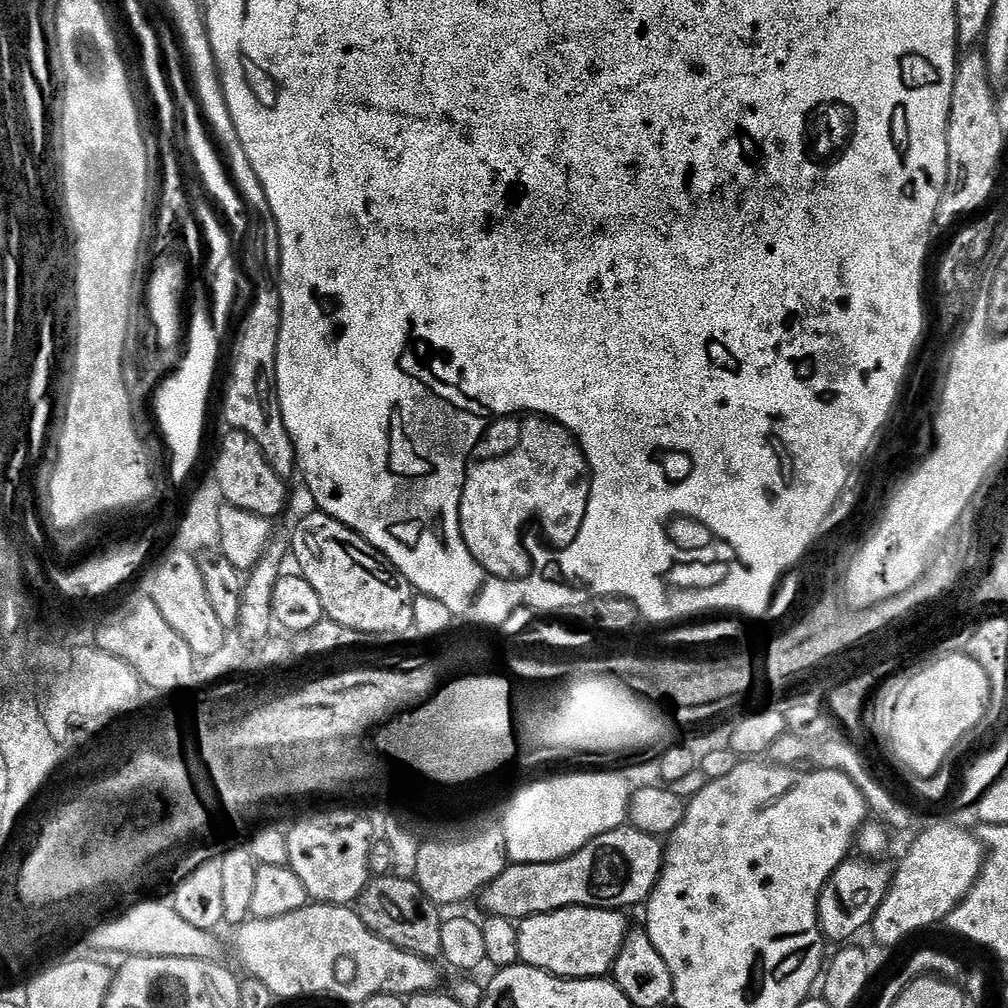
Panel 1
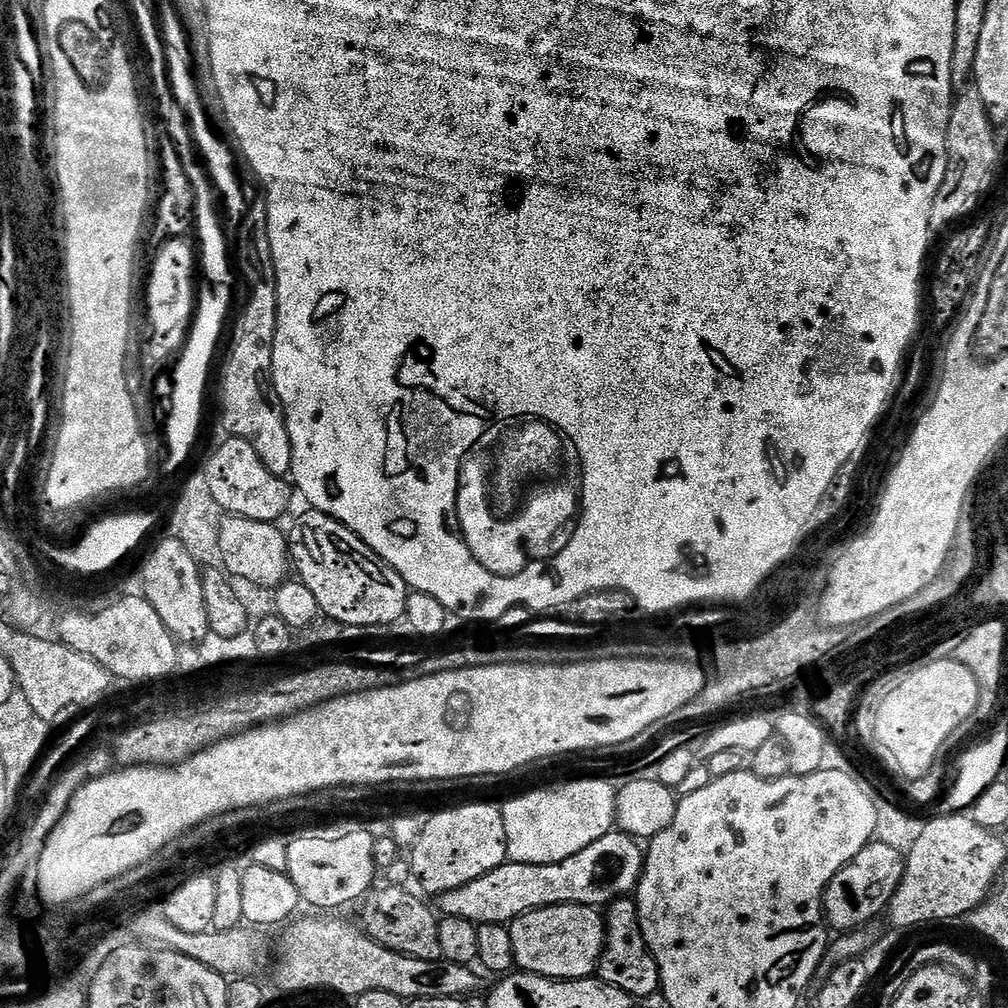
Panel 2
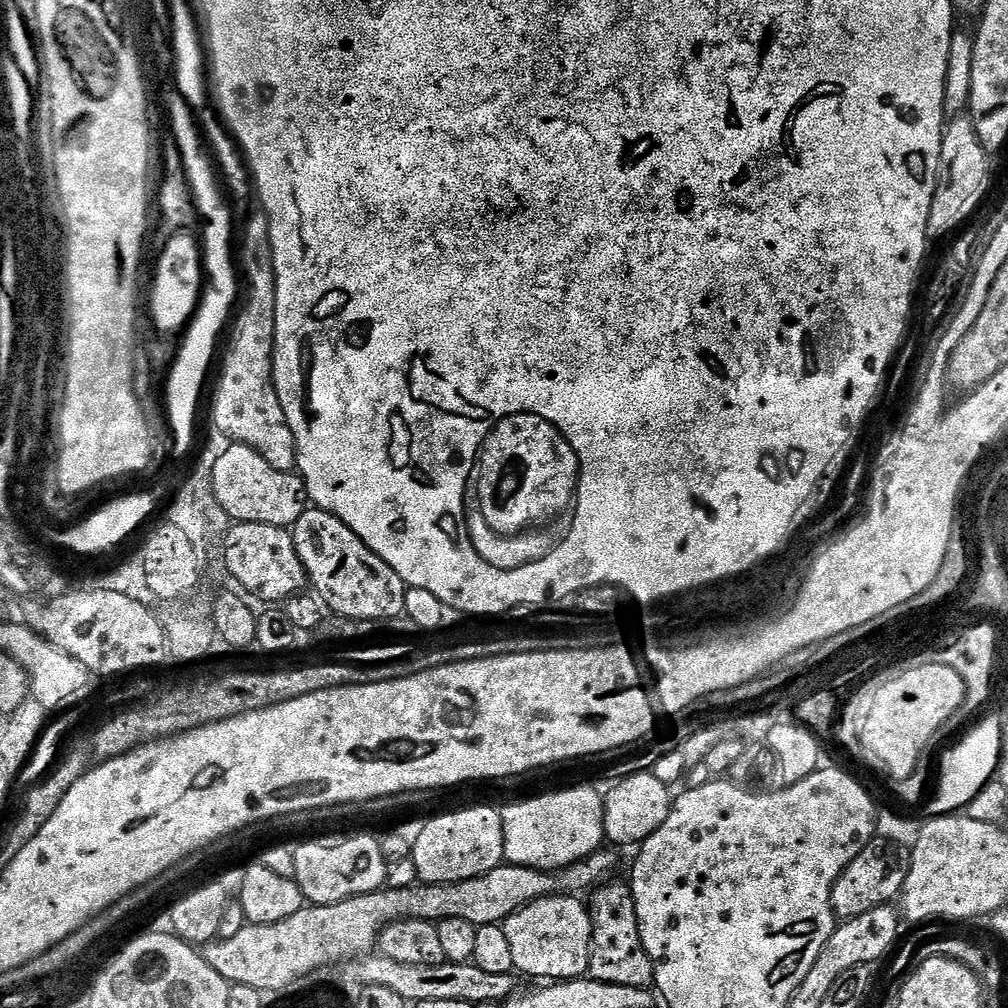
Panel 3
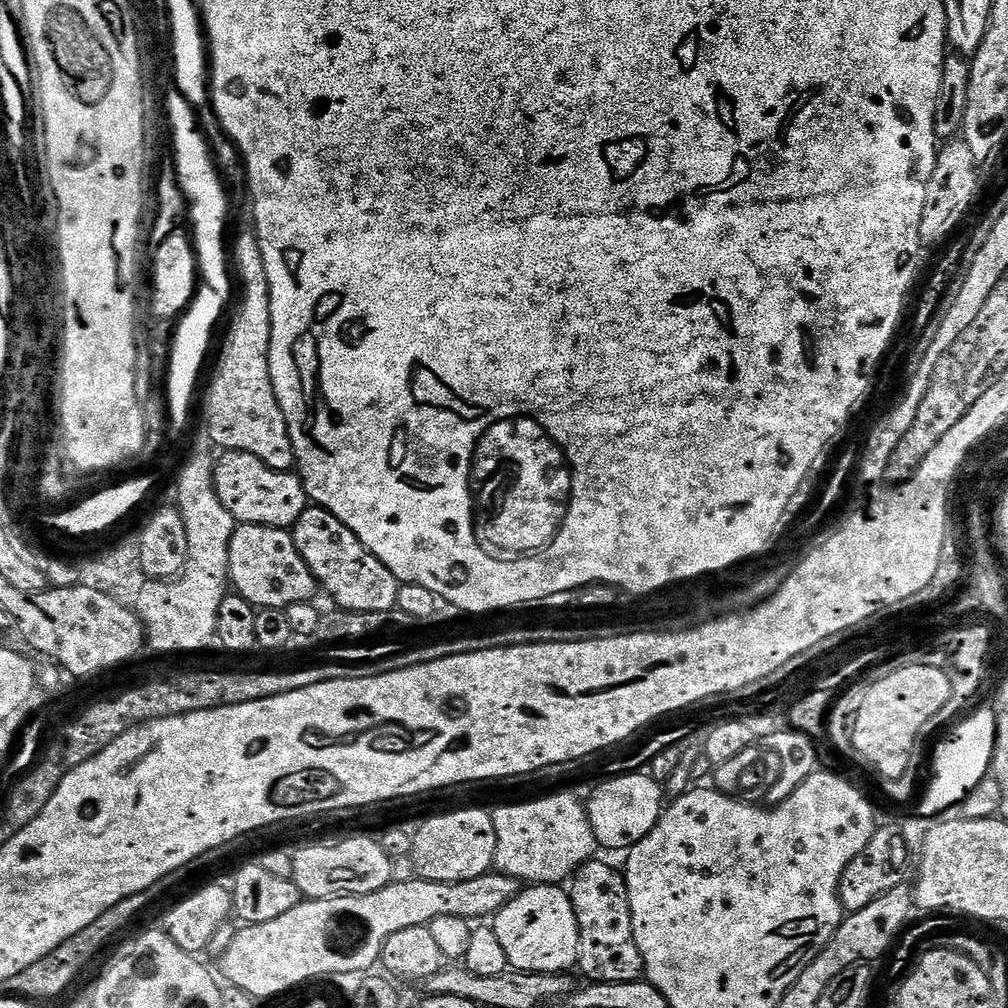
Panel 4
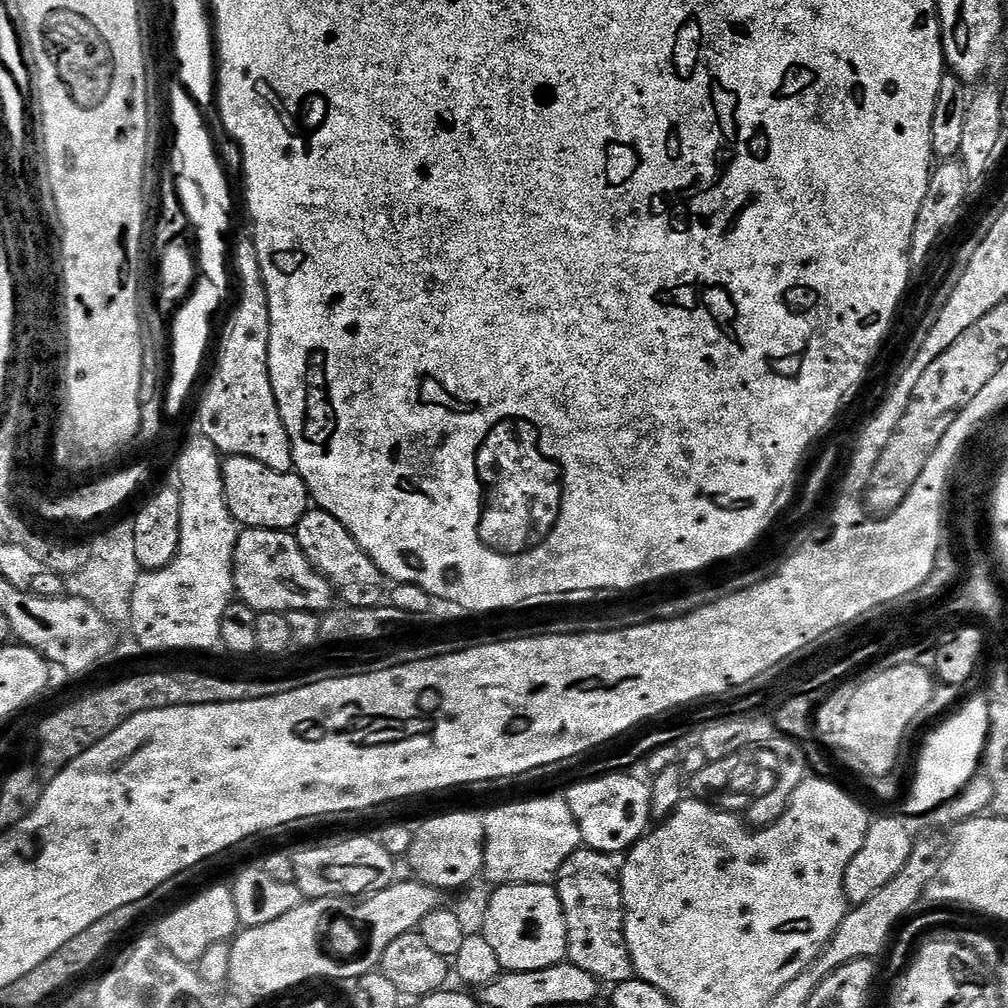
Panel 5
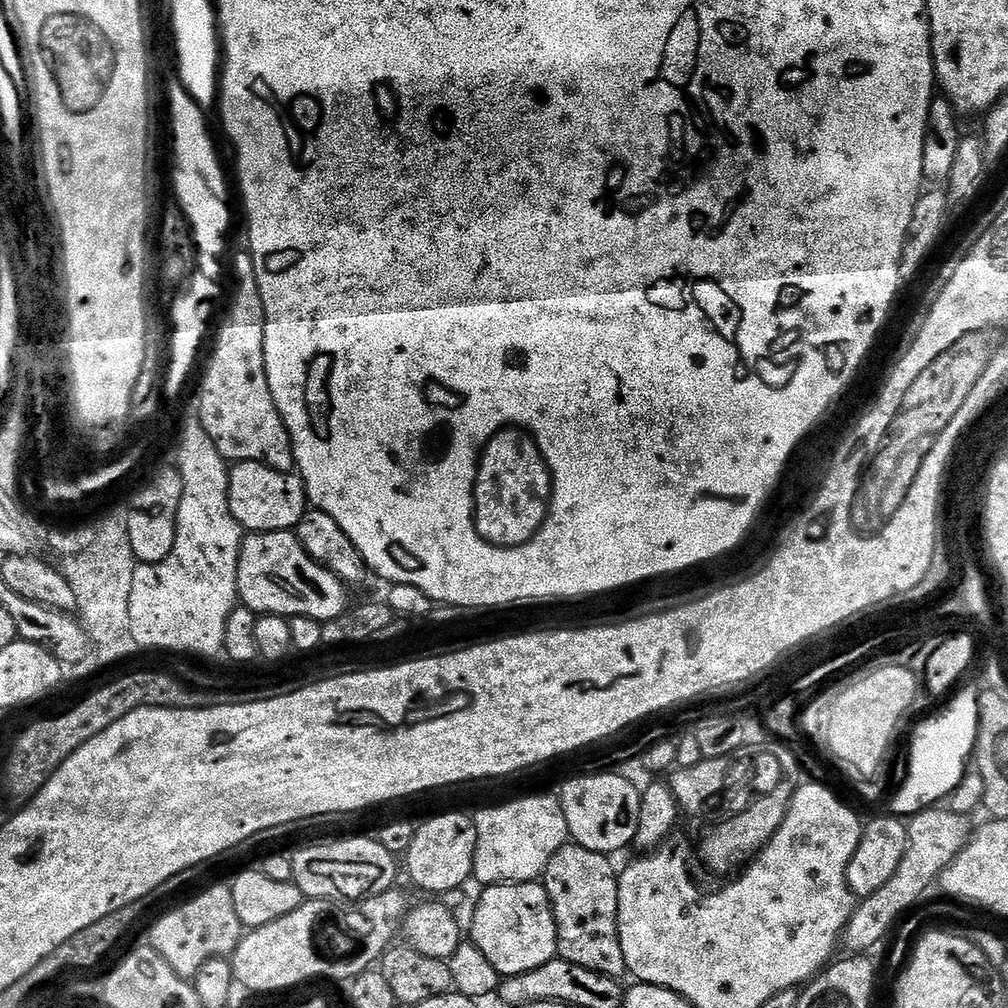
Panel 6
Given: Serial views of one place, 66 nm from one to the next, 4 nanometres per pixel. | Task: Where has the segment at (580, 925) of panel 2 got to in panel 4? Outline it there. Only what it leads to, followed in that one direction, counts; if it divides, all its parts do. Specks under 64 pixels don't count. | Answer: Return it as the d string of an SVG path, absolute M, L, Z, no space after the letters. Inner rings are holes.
M533 884L521 887L520 892L502 910L491 917L490 926L498 934L498 942L508 959L509 969L517 972L562 972L577 967L576 959L580 953L578 918L574 914L571 895L563 887L555 884Z

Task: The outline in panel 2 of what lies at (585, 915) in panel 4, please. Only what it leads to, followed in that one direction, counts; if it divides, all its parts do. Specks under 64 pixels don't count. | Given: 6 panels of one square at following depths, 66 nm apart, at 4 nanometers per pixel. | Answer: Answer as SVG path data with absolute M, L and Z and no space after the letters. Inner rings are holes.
M635 899L613 900L606 908L604 930L604 952L600 956L598 979L601 984L609 984L618 990L626 990L637 1001L660 992L660 971L658 962L648 952L638 918Z

